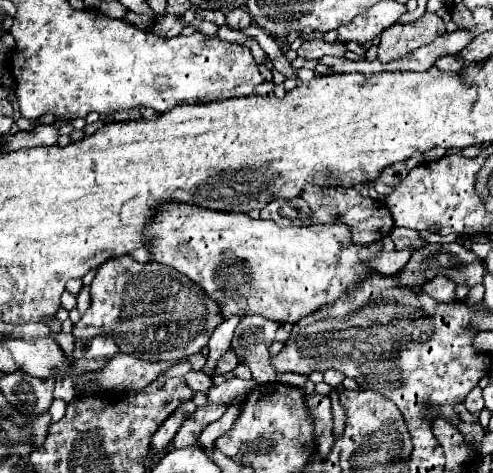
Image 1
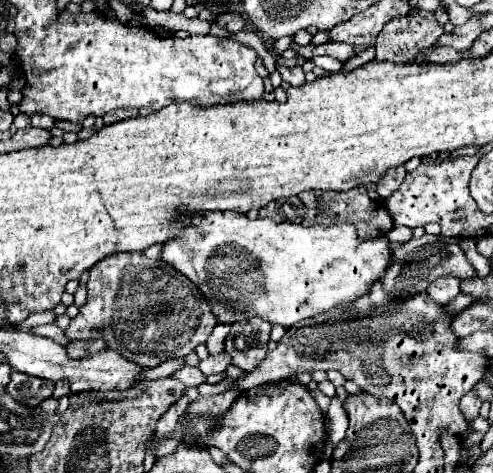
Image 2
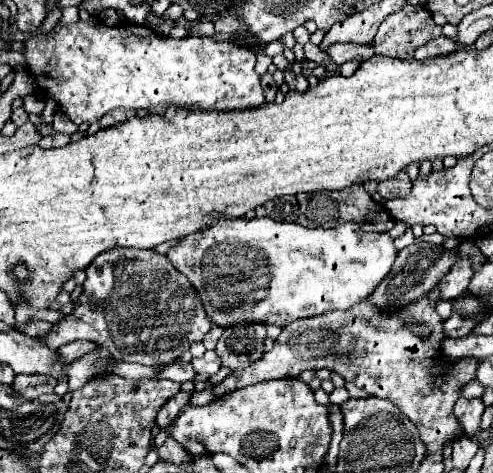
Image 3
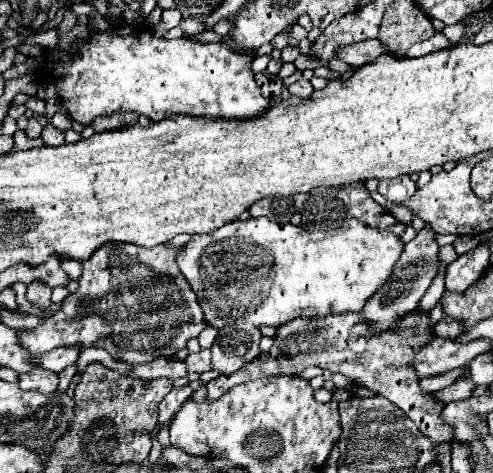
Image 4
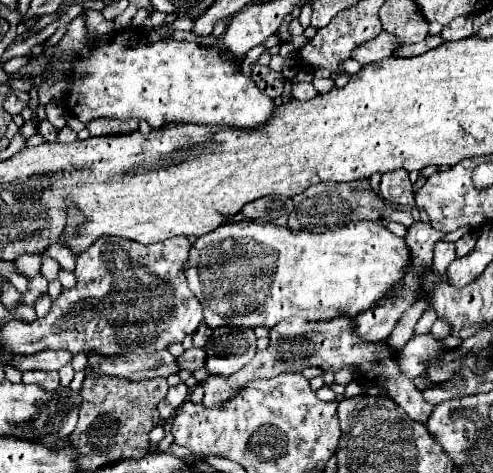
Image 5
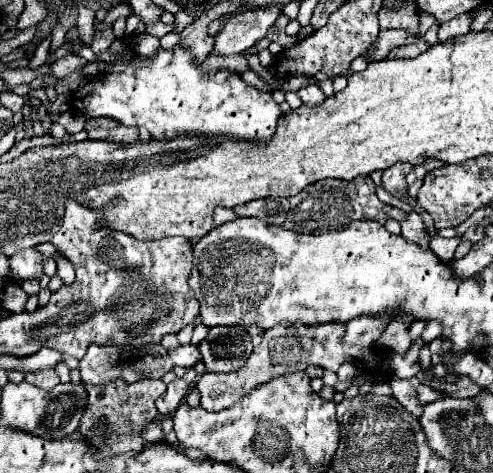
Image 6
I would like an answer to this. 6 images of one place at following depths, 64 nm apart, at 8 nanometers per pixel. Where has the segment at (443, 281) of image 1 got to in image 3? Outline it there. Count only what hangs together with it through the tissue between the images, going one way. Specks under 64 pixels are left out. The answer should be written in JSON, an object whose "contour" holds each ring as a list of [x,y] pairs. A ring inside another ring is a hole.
{"contour":[[[462,258],[460,264],[456,264],[456,268],[452,268],[452,272],[448,272],[440,282],[438,282],[438,290],[440,290],[440,300],[454,300],[456,296],[462,296],[470,284],[474,270],[470,266],[468,258]]]}

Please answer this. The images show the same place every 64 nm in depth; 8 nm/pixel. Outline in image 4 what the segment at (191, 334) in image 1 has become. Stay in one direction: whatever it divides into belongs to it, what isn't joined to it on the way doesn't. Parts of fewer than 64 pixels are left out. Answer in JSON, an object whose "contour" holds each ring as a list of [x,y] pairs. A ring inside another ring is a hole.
{"contour":[[[106,244],[104,248],[98,248],[92,258],[82,264],[78,292],[68,296],[62,310],[58,310],[52,318],[46,318],[40,328],[32,332],[18,332],[20,344],[24,344],[24,348],[30,348],[30,352],[42,356],[54,348],[80,342],[82,346],[104,348],[116,360],[130,364],[152,362],[158,356],[174,356],[180,348],[186,348],[186,342],[190,338],[196,338],[206,326],[196,294],[184,280],[182,272],[176,268],[176,252],[178,250],[168,246],[140,248],[132,244]]]}

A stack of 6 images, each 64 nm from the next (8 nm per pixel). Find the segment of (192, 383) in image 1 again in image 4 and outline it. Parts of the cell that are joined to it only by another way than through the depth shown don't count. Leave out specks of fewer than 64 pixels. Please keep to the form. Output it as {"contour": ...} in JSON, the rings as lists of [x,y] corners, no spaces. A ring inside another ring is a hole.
{"contour":[[[156,358],[150,364],[138,364],[132,370],[134,378],[182,378],[188,376],[186,364],[178,358]]]}

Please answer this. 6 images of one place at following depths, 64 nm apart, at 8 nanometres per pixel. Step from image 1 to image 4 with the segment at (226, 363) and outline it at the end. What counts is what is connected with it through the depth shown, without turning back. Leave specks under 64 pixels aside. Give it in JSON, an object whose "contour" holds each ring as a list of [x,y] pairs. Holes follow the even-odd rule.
{"contour":[[[202,350],[200,354],[188,354],[188,358],[184,360],[190,372],[208,372],[212,370],[212,360],[210,360],[210,350]]]}

